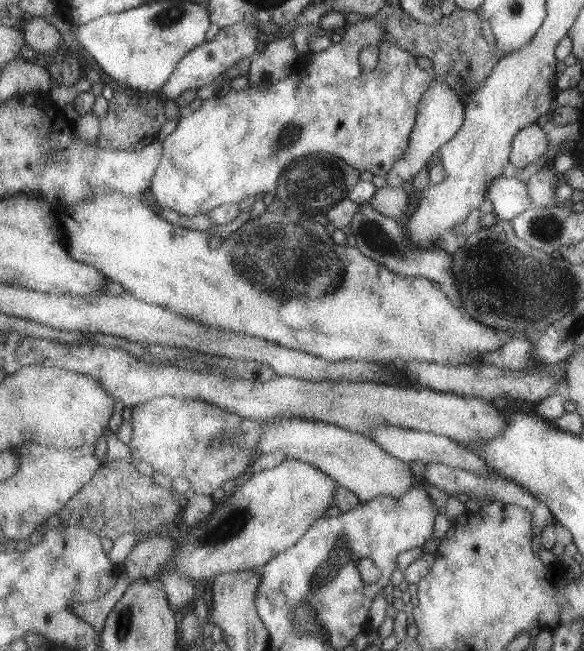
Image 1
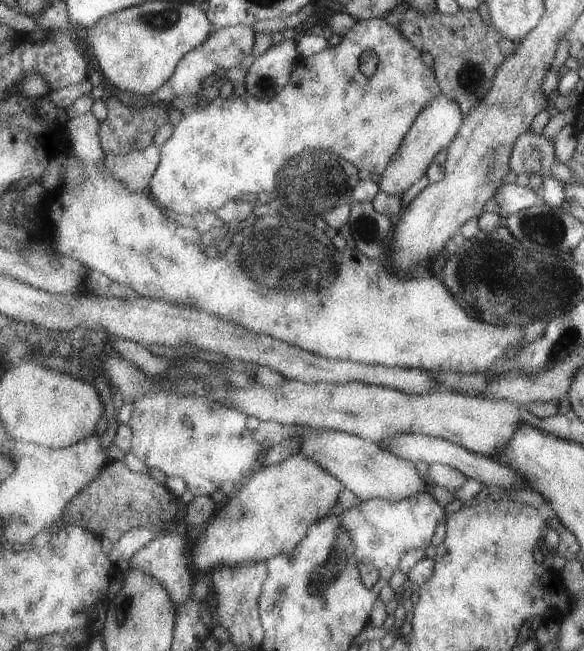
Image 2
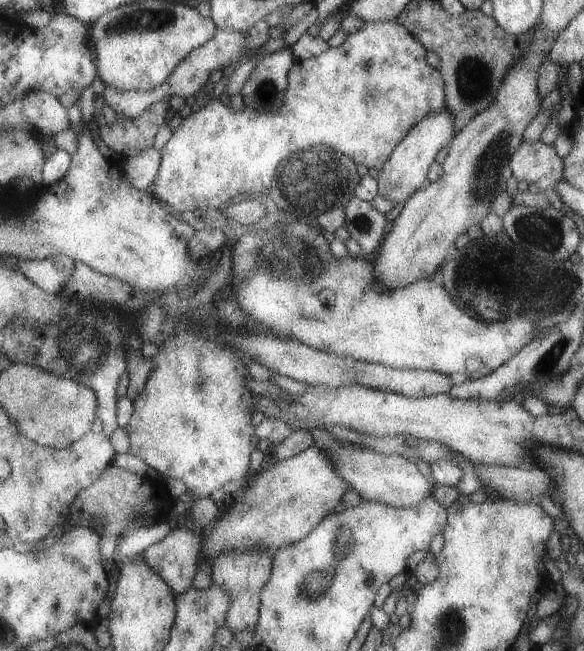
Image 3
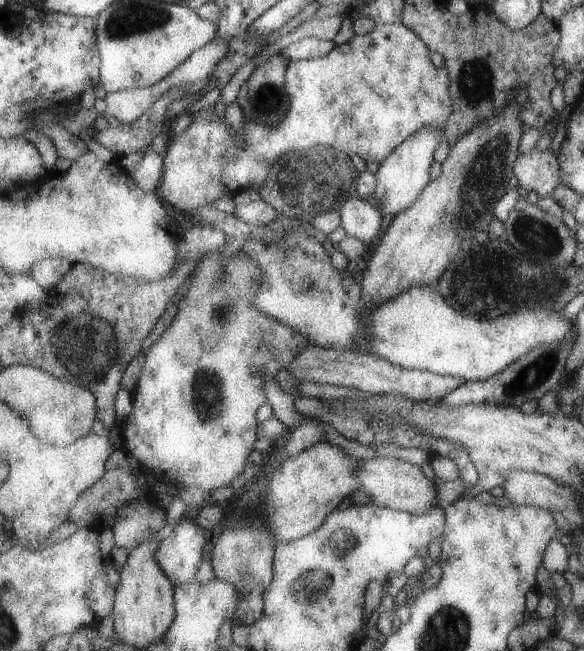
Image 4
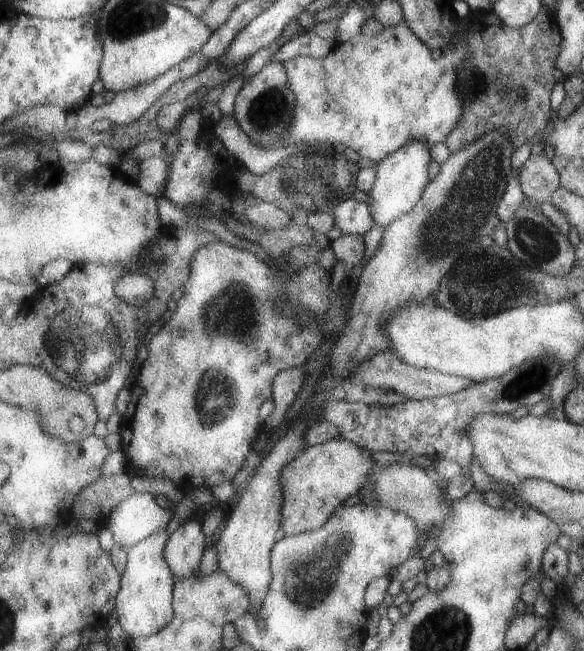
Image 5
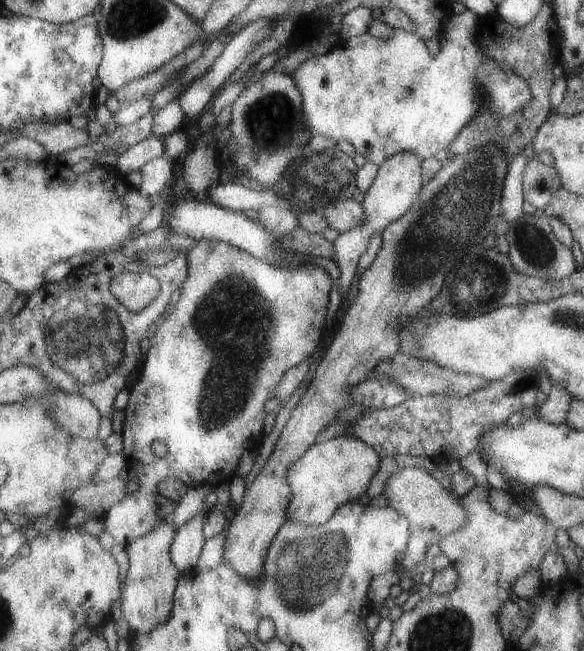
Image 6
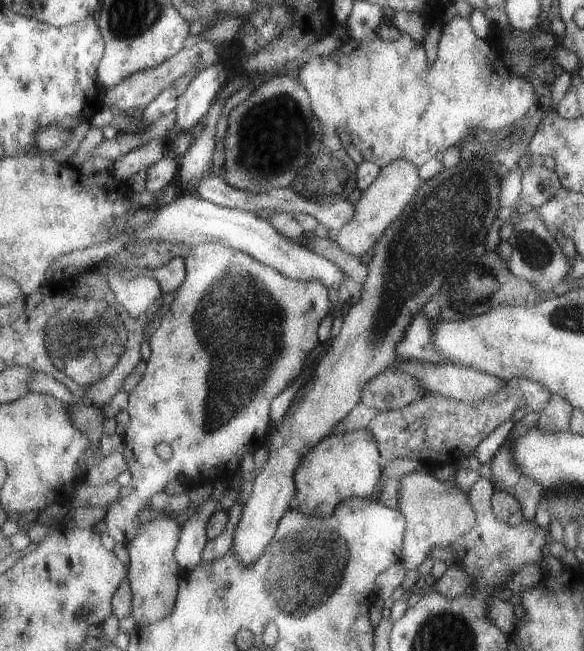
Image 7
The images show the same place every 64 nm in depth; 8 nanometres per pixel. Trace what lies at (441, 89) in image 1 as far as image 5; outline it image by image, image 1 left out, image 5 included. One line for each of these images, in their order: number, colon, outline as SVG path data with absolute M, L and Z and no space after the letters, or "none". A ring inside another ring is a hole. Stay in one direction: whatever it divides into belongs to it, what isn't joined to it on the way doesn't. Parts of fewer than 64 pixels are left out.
2: M441 94L437 96L431 106L427 106L423 110L423 114L419 116L419 120L415 122L413 130L407 134L403 148L395 154L393 162L387 166L387 172L381 176L381 190L393 196L403 196L413 184L417 184L423 176L427 176L427 172L433 166L435 156L445 148L451 146L451 142L459 136L459 130L463 128L465 122L465 114L463 108L457 100L451 100L449 96Z
3: M445 110L429 114L423 122L419 122L419 126L415 126L415 130L411 130L411 134L403 140L403 144L395 150L395 154L379 172L379 196L389 198L391 202L395 202L395 206L407 204L415 194L419 194L419 190L429 184L429 174L435 166L435 156L443 146L449 146L455 136L455 116Z
4: M423 128L407 142L403 142L403 146L399 146L383 164L379 164L379 172L377 172L379 184L373 196L379 200L379 210L383 216L397 218L405 210L409 210L419 200L423 190L431 184L431 168L435 164L433 152L441 144L443 136L447 134L439 128Z
5: M409 142L407 146L403 146L403 150L397 150L395 154L391 154L391 158L385 158L379 164L377 182L369 194L369 206L377 224L389 228L397 218L403 218L407 212L415 210L415 204L423 198L427 186L431 186L429 164L433 162L433 158L429 152L431 146L427 142Z

